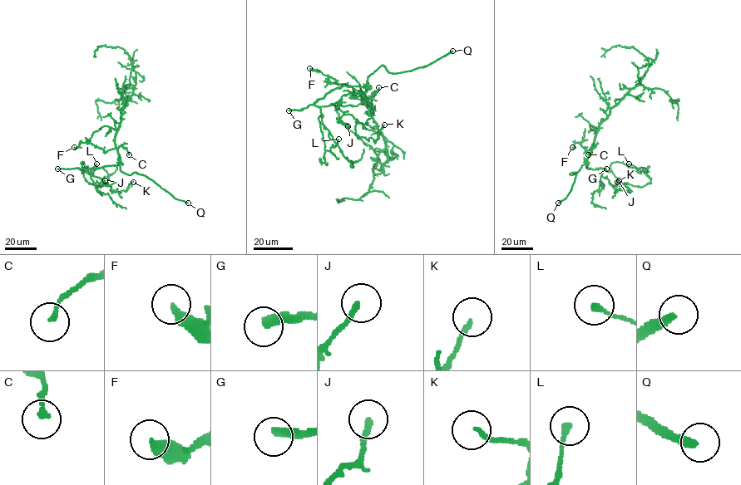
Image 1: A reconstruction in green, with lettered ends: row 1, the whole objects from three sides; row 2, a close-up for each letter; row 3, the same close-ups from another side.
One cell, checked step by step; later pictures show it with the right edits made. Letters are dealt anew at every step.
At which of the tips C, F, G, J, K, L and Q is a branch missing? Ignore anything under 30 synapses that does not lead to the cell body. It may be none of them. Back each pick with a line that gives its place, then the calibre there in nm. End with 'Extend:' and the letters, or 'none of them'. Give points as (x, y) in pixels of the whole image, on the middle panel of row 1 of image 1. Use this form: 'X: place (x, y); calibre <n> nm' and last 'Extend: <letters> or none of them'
G: place (288, 110); calibre 280 nm
Q: place (452, 51); calibre 300 nm
Extend: G, Q

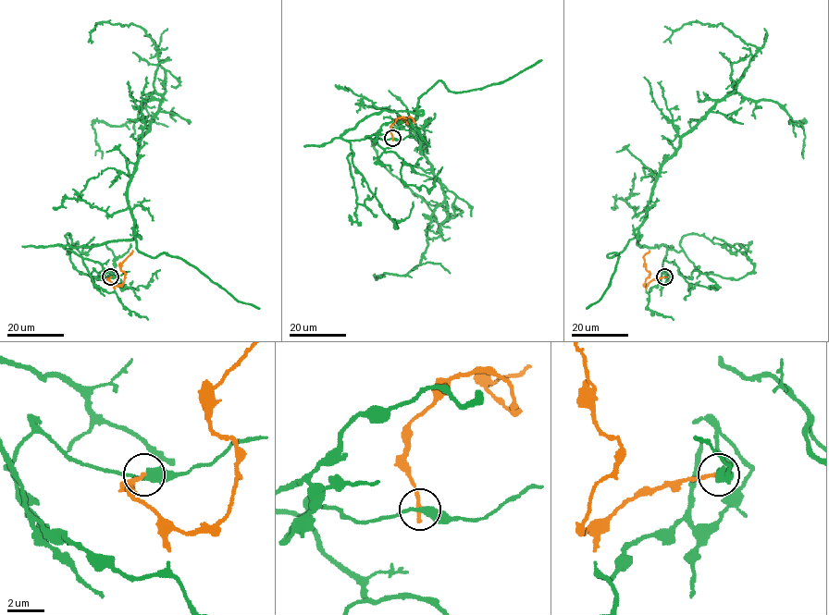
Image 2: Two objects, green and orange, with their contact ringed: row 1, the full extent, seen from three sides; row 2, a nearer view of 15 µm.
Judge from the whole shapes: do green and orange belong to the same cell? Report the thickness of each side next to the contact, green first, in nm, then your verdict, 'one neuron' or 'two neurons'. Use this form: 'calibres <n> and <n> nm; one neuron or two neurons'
calibres 360 and 260 nm; two neurons

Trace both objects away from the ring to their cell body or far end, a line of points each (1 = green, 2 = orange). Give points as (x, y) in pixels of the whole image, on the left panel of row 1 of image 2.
1: (110, 276), (93, 285), (59, 245), (141, 238), (128, 186), (165, 70), (133, 24), (88, 43)
2: (110, 276), (109, 279), (120, 285), (125, 273), (121, 264), (132, 251)

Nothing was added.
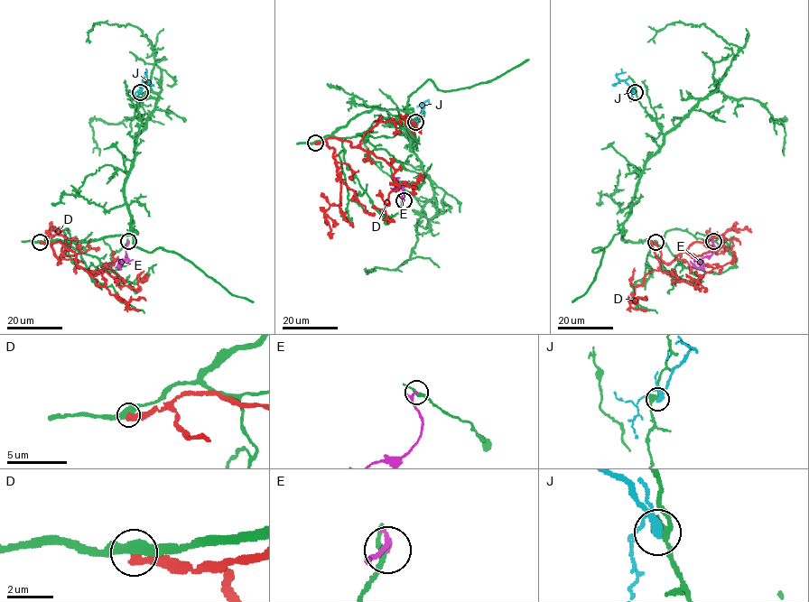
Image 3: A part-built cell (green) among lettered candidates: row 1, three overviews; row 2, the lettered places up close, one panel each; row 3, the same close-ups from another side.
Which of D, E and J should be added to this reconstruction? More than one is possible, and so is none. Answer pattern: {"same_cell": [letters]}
{"same_cell": []}

